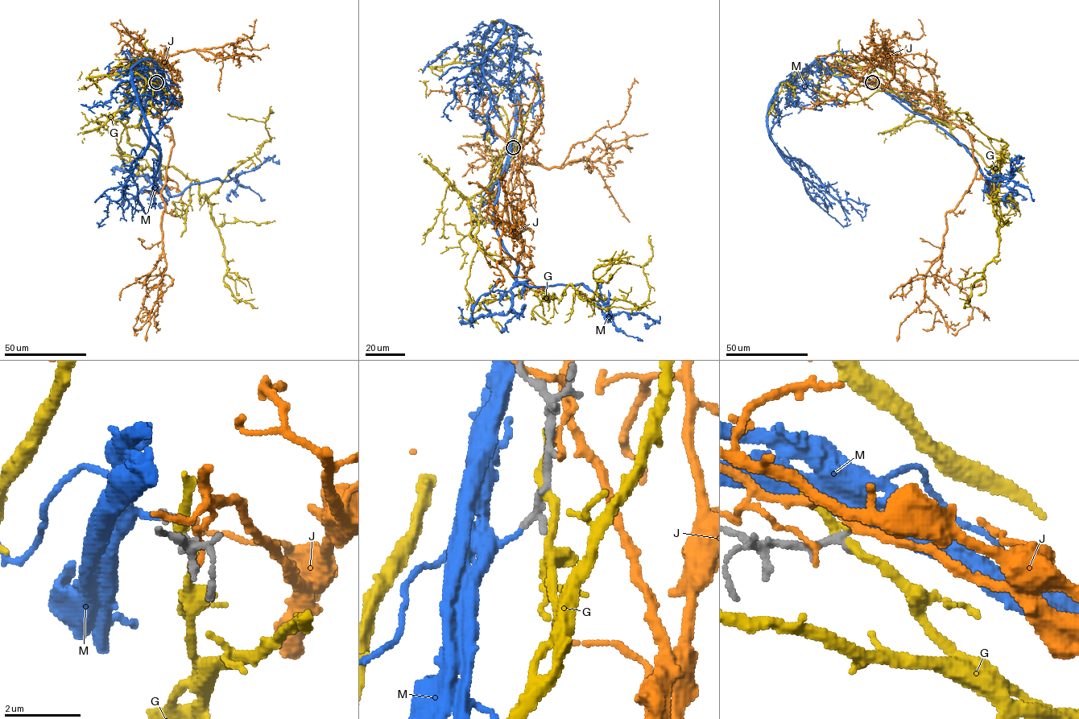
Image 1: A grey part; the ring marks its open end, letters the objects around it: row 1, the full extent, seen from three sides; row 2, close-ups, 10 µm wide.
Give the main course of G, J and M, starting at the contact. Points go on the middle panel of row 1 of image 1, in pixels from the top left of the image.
G: (514, 145), (506, 172), (469, 200), (478, 249), (552, 297), (571, 285), (642, 307), (643, 268), (597, 259)
J: (514, 143), (533, 230), (518, 237), (533, 266), (520, 263), (520, 230), (502, 225), (495, 267), (490, 241)
M: (513, 146), (514, 95), (483, 68), (483, 38), (502, 21), (484, 59), (456, 78), (444, 111), (451, 120)

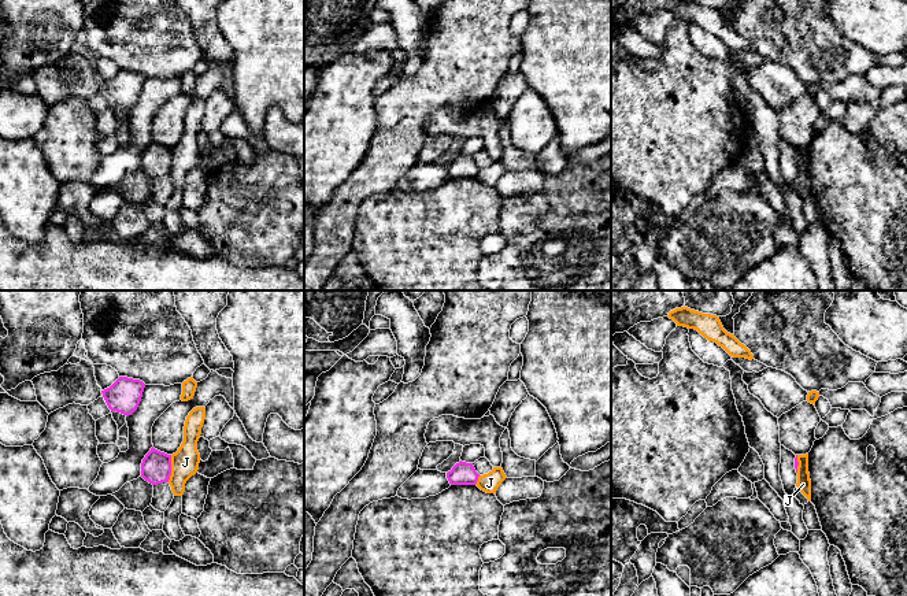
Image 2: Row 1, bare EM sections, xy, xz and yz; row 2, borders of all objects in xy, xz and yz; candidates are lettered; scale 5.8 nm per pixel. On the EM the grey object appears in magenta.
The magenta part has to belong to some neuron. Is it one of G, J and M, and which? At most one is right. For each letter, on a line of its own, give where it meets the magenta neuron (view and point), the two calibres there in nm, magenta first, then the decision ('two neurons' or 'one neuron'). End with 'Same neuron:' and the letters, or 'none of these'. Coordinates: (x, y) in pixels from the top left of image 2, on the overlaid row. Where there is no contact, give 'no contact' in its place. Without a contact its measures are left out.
G: no contact; two neurons
J: meets magenta in xy at (170, 469); 180 nm thick on the magenta side, 160 nm on the other; two neurons
M: no contact; one neuron
Same neuron: M

